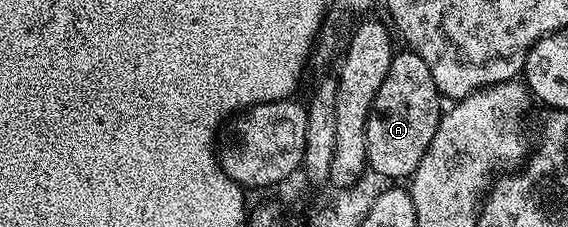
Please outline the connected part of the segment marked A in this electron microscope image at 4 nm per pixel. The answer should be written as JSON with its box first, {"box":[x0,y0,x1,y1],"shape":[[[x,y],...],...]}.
{"box":[366,49,444,180],"shape":[[[399,49],[392,64],[388,64],[388,76],[384,76],[376,100],[370,105],[366,129],[367,167],[382,178],[390,178],[386,180],[409,179],[420,160],[424,160],[424,152],[428,152],[428,144],[432,144],[432,136],[436,136],[443,113],[444,99],[432,80],[432,72],[428,72],[428,64],[424,64],[414,50]]]}

